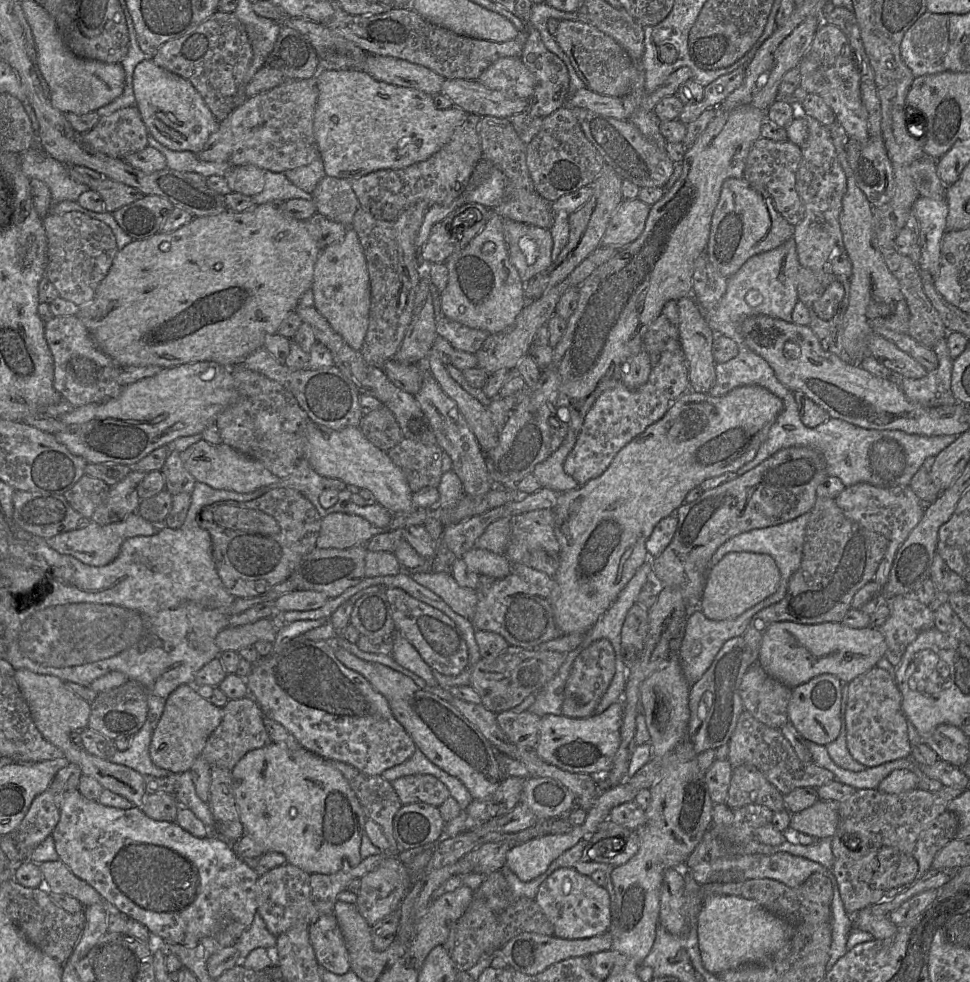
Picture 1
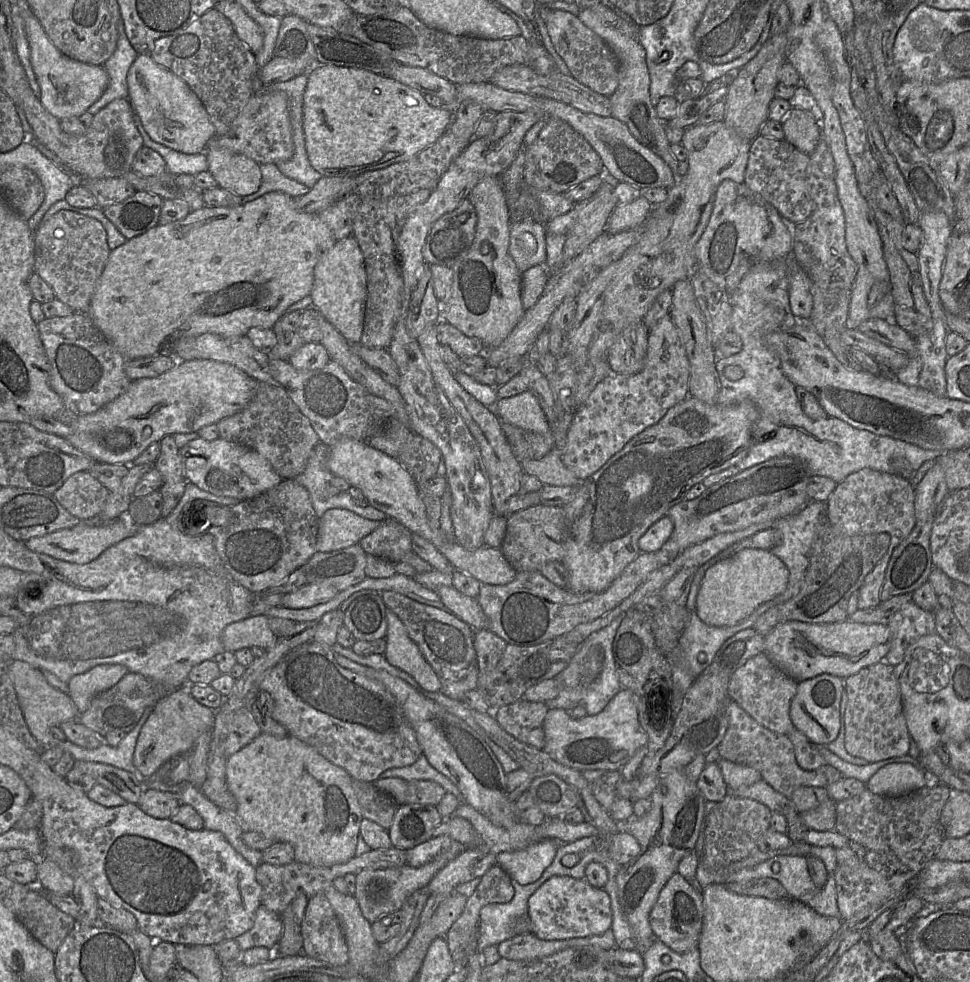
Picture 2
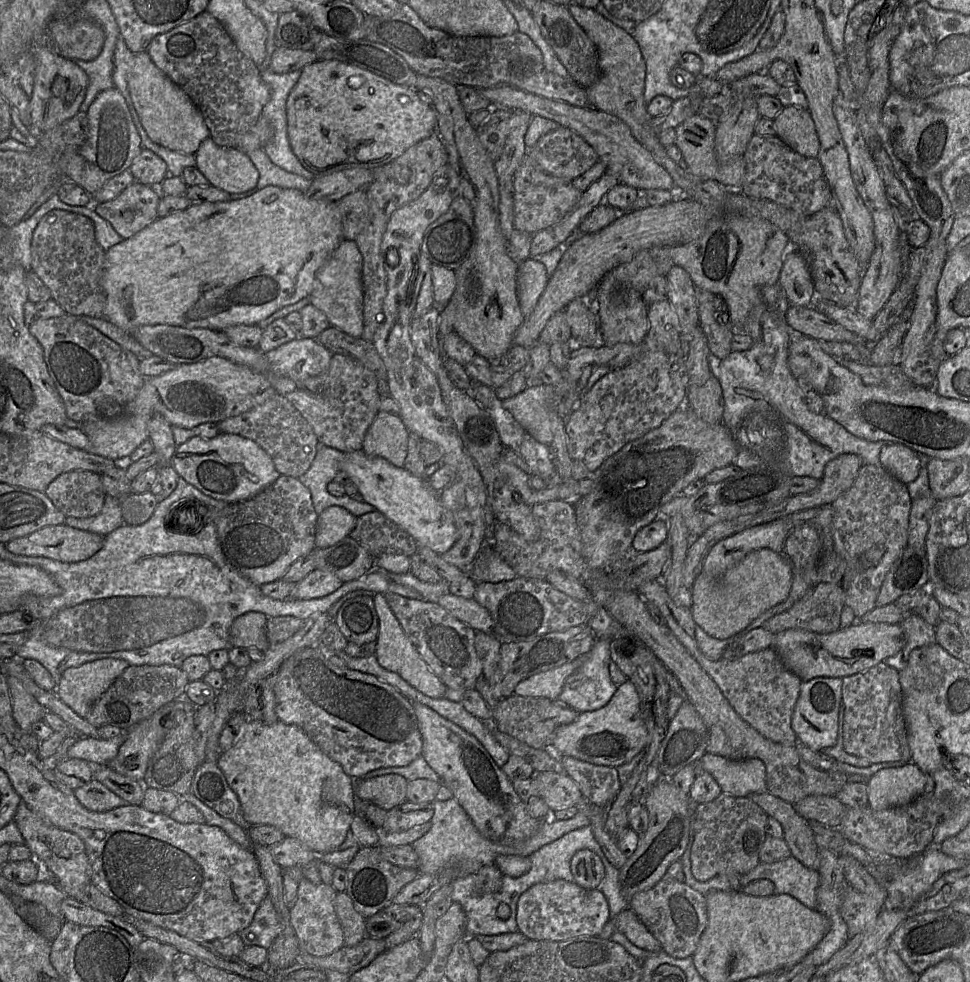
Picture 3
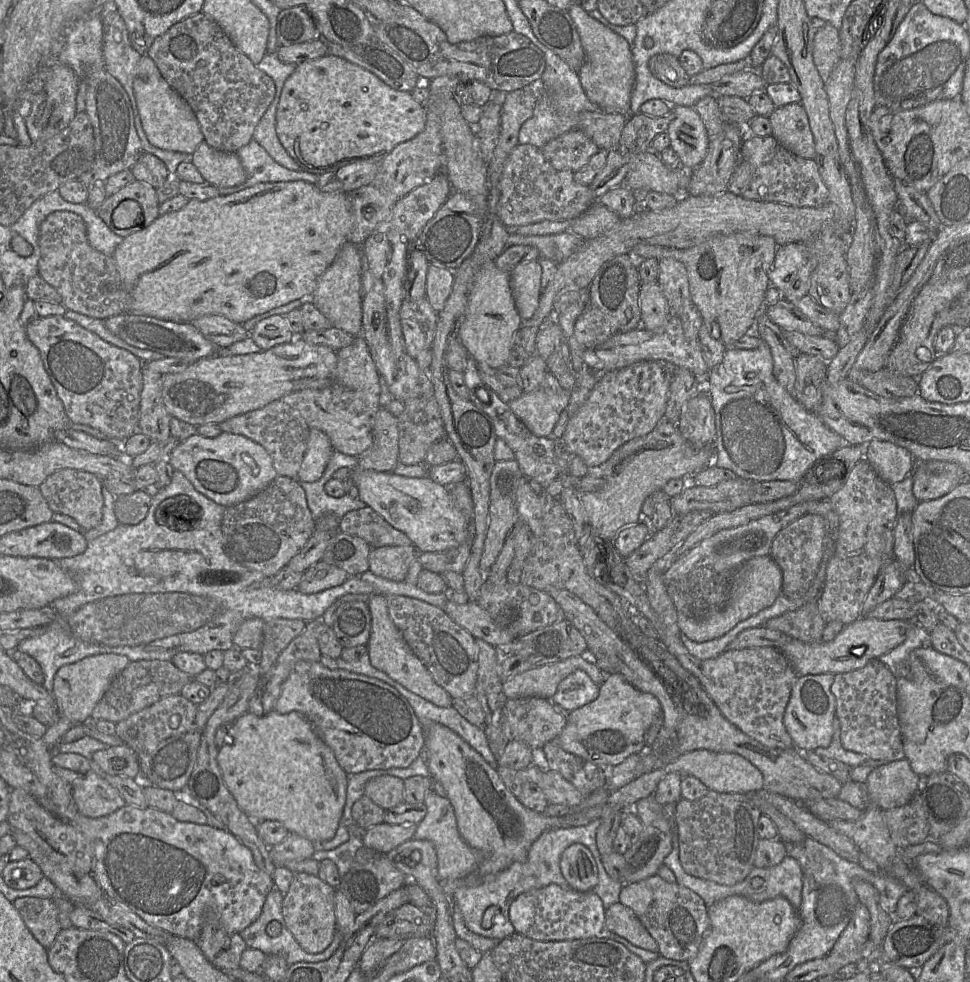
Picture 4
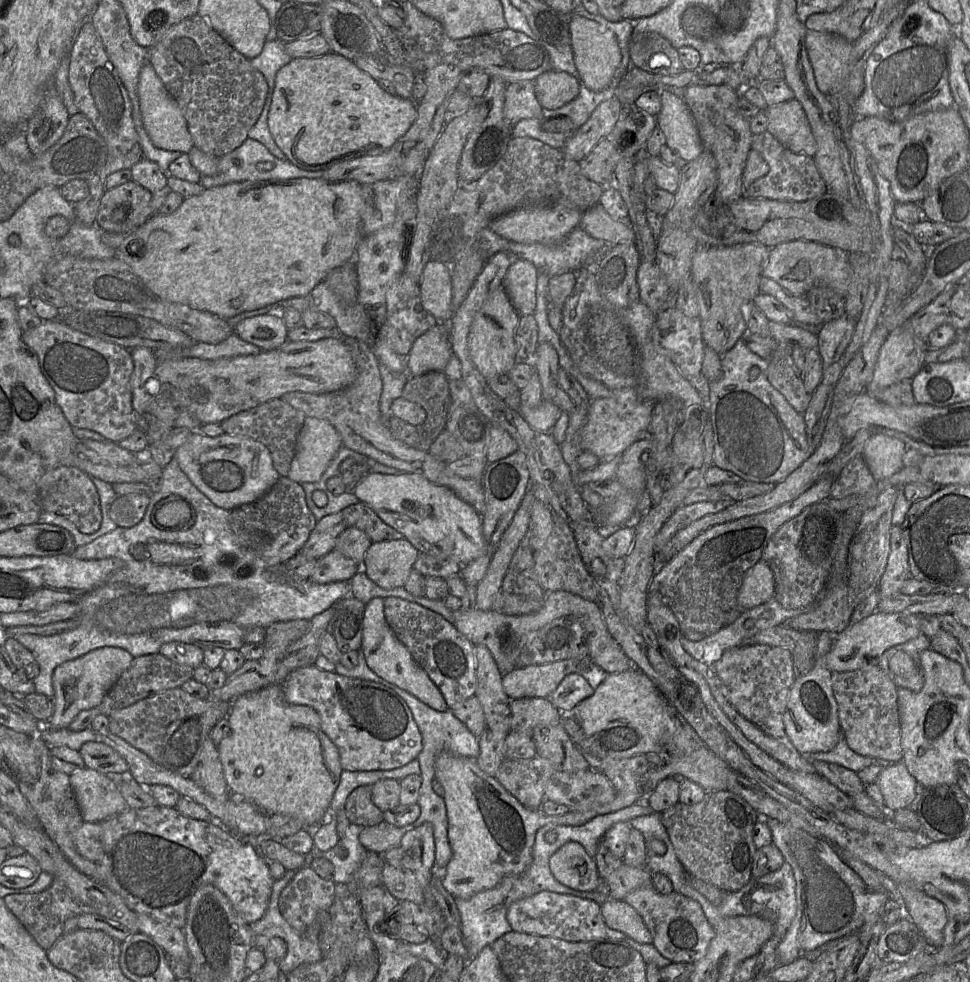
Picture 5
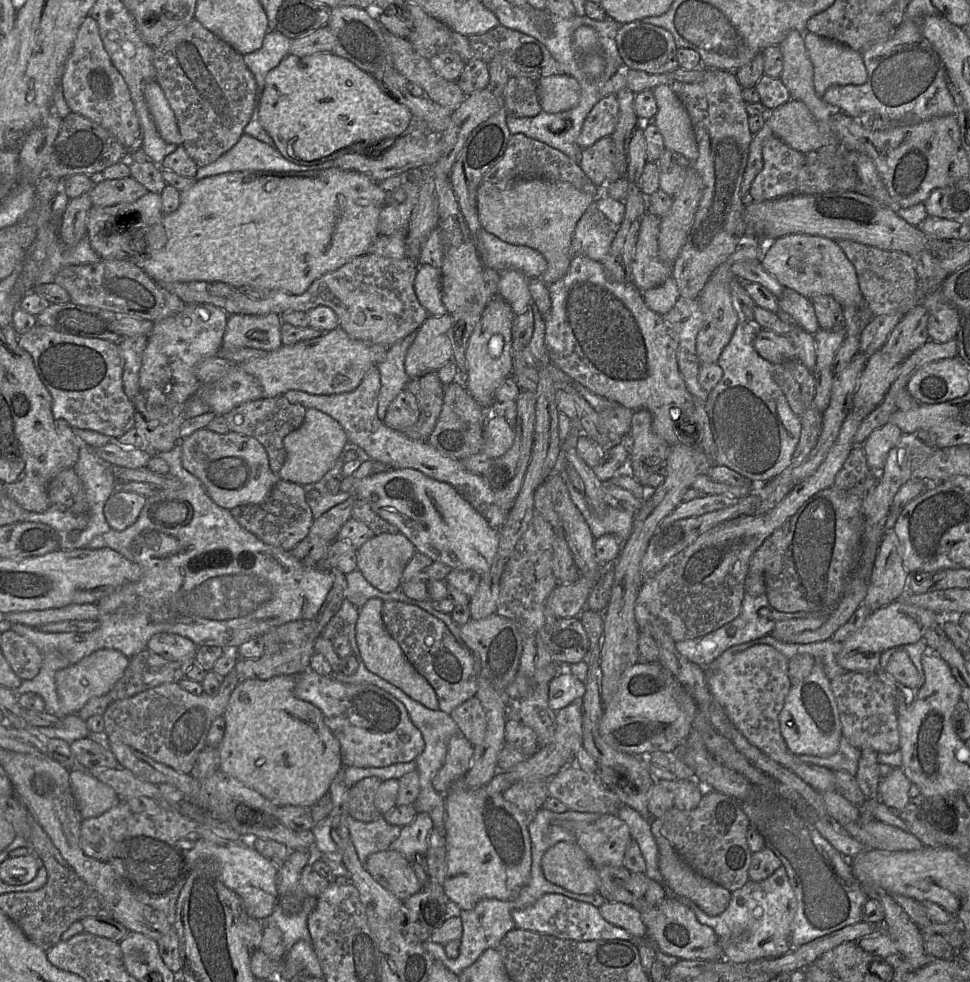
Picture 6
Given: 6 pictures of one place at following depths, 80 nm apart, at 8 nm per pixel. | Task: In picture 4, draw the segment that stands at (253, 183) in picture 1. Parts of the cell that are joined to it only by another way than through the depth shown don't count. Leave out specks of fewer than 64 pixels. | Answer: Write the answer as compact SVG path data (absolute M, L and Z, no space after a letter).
M201 142L192 153L192 161L205 182L217 187L228 188L242 184L246 172L236 152L225 152Z

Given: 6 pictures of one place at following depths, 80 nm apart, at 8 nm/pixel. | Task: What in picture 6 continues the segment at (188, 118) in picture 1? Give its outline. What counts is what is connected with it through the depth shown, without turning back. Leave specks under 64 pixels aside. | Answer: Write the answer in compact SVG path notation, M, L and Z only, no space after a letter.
M156 80L147 82L143 92L160 137L167 143L180 146L182 137L176 117L159 83Z

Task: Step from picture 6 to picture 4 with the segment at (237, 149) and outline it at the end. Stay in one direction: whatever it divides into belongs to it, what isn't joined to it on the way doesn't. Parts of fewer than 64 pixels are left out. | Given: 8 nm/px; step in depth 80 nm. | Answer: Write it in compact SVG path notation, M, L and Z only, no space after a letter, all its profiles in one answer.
M254 139L237 150L236 154L246 172L246 179L242 184L233 187L218 188L222 195L231 194L263 182L301 180L316 184L320 175L303 170L294 171L281 166Z

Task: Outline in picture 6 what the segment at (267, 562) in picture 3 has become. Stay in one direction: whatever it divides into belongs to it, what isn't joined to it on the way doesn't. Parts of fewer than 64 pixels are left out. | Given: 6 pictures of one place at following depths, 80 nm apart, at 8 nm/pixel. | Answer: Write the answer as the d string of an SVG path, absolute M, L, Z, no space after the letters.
M279 480L274 485L264 502L238 506L230 512L244 529L262 542L286 551L291 551L308 535L314 521L302 485L285 480Z

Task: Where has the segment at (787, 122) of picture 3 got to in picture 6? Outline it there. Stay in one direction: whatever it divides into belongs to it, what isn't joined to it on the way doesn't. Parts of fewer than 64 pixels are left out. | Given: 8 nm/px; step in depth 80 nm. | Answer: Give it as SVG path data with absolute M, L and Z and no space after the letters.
M791 99L771 110L770 127L775 136L803 154L817 152L824 145L813 114L801 100Z

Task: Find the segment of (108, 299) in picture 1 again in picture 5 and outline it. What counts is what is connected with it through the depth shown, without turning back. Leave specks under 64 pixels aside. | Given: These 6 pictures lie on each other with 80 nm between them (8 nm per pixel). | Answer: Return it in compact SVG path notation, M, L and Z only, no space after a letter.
M293 178L248 180L207 188L199 195L184 198L182 204L171 214L153 214L144 224L126 235L116 249L115 257L126 263L145 286L160 299L188 305L213 313L222 319L229 319L242 312L257 310L289 298L303 297L311 292L331 270L354 260L357 247L364 237L361 228L362 186L352 180L329 182L323 178Z

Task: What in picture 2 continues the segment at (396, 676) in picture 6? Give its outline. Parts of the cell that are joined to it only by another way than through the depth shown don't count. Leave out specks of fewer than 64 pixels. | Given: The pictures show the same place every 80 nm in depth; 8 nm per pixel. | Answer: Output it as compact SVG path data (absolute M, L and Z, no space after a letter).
M387 608L387 633L384 657L394 667L409 674L422 689L439 692L441 682L416 644L409 638L403 623Z

